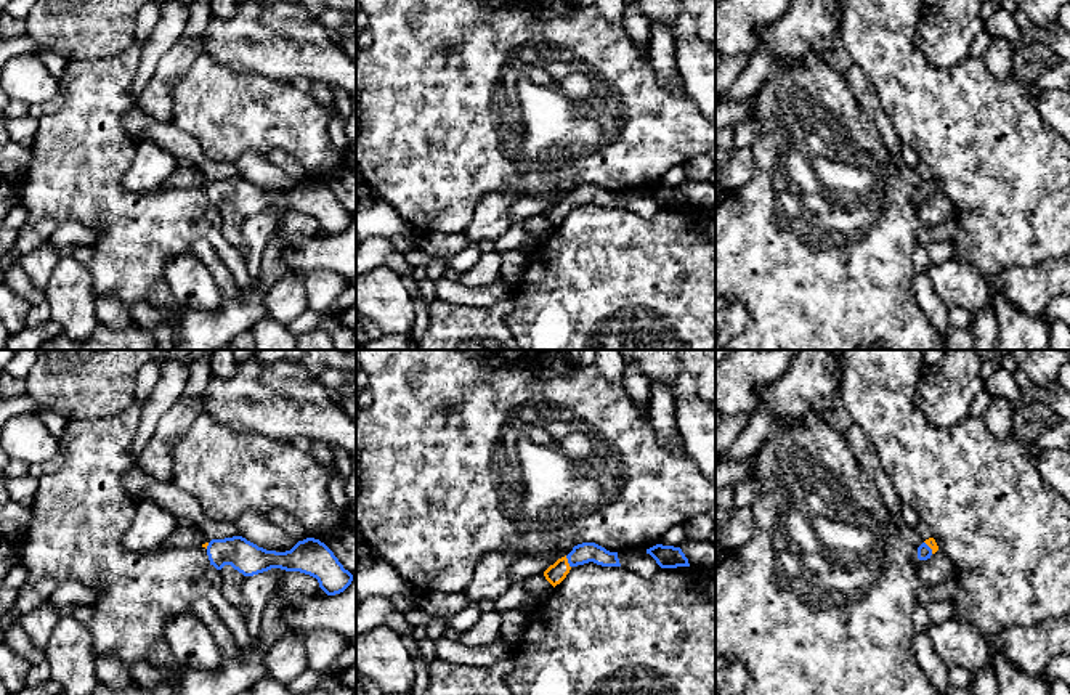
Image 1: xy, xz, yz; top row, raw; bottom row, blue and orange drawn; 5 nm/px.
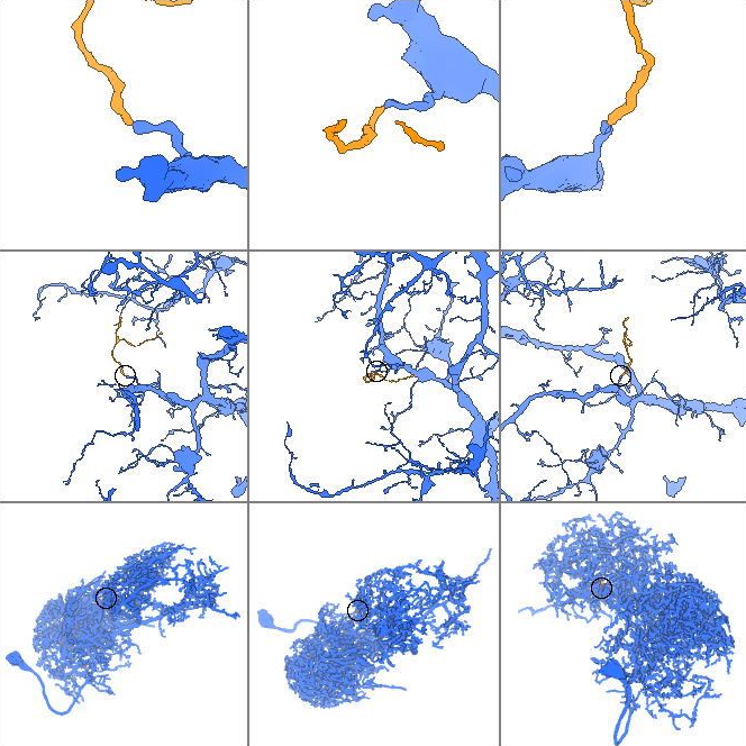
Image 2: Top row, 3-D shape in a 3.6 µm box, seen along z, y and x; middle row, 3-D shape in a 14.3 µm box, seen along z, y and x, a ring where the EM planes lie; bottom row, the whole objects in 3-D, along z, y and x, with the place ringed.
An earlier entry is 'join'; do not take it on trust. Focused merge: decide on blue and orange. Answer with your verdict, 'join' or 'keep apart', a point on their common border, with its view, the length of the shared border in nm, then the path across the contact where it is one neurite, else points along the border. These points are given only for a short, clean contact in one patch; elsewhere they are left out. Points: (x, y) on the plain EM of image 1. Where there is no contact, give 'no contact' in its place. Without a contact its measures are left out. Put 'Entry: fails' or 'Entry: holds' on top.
Entry: holds
join | xz (568, 203) | 70 nm | across xz (584, 193), (568, 203), (555, 214)

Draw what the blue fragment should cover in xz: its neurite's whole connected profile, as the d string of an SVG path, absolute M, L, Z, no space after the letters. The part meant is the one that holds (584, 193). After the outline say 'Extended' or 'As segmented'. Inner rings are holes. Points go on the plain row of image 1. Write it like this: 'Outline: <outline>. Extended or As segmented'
Outline: M582 183L573 188L573 191L550 205L544 217L555 228L560 225L569 210L578 205L594 202L602 207L621 207L618 193L610 193L595 183Z. Extended

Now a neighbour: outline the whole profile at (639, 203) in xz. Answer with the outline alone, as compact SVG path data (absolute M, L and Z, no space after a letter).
M646 191L619 193L618 199L622 209L637 213L642 218L653 218L661 209Z

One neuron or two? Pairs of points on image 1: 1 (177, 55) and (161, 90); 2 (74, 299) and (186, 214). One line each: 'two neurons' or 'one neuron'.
1: one neuron
2: two neurons

